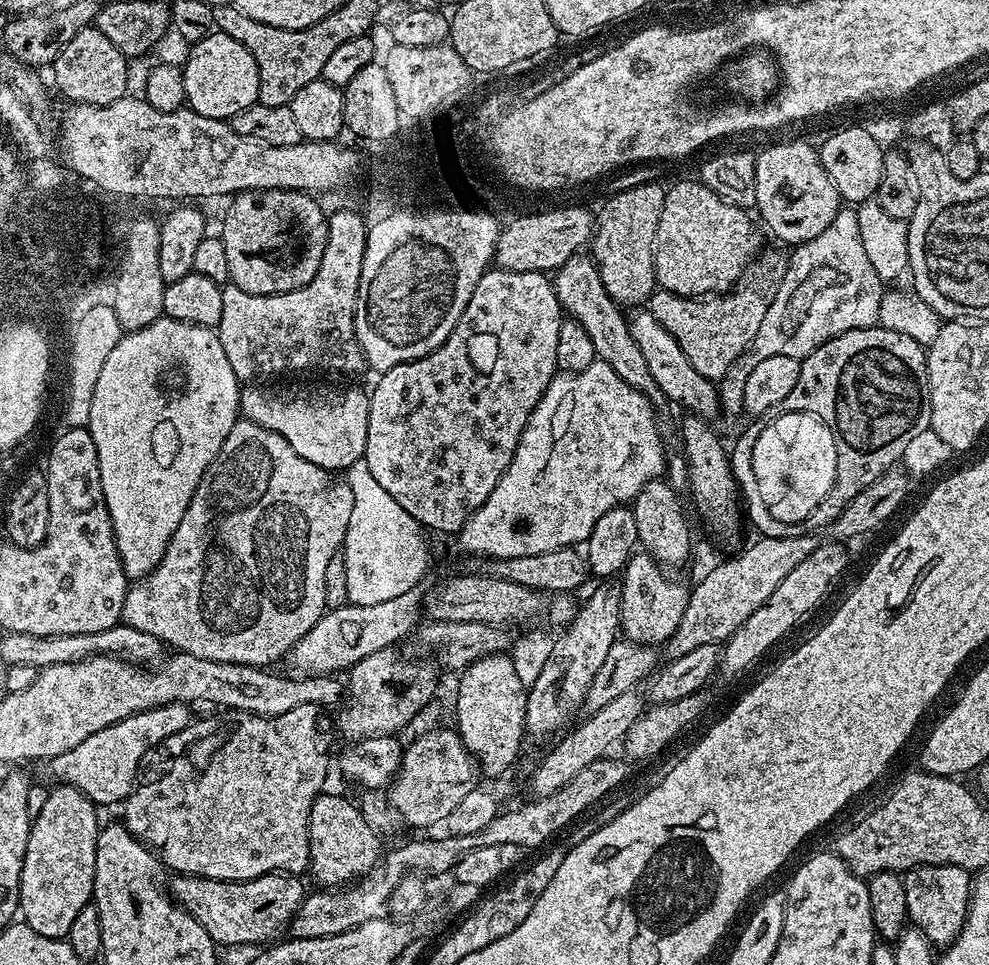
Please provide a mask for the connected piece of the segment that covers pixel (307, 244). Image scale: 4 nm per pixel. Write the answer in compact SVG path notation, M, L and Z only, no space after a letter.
M259 188L253 192L235 193L230 200L232 205L224 216L224 225L218 229L220 241L226 246L228 280L243 292L263 296L282 294L306 286L310 278L318 274L328 237L328 216L316 200L319 199L315 195L289 188Z

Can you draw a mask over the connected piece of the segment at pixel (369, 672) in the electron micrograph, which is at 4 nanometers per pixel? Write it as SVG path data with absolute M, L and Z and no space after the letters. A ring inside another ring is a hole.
M393 646L383 648L366 658L362 658L353 668L346 672L346 699L339 705L334 716L334 728L345 737L345 741L362 740L366 736L390 736L399 733L399 728L404 728L428 703L436 692L436 672L438 668L431 659L407 660L400 656L401 649Z

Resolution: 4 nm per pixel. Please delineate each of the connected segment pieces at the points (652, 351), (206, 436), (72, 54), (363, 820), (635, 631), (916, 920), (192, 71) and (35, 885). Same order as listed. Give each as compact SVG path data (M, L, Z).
M636 310L631 313L628 322L628 332L638 342L638 350L642 350L642 355L646 358L646 366L650 369L650 378L658 382L662 390L665 401L681 404L691 415L712 418L720 412L720 393L717 385L711 380L707 380L694 366L690 366L690 361L686 359L686 354L682 354L682 346L674 342L674 337L670 335L670 330L666 330L654 318L654 314L647 310Z
M161 318L150 322L150 326L142 330L124 332L118 346L110 350L110 355L106 357L106 362L98 374L98 382L94 385L94 398L90 402L90 418L86 427L94 438L94 446L98 450L102 494L110 510L110 522L114 526L118 554L129 581L135 582L143 576L150 575L158 566L158 562L162 562L162 554L166 554L166 546L170 546L170 538L174 530L178 530L178 522L182 522L182 514L186 514L186 506L190 506L190 498L194 498L194 490L198 490L198 482L202 482L202 474L208 469L210 462L214 462L218 450L222 450L222 442L226 442L226 434L230 434L230 430L240 416L241 391L242 382L234 374L234 370L230 370L226 350L222 350L219 335L211 328L187 324L181 320Z
M89 26L78 30L78 34L74 34L74 38L70 38L66 46L62 46L62 50L50 65L50 71L61 94L68 98L67 101L106 107L129 95L128 64L129 57L124 56L122 50L118 50L118 46L114 46L114 42L110 42L106 34L102 34L102 30Z
M328 795L317 796L310 810L308 867L317 885L347 886L376 867L382 856L380 840L361 809L360 813L344 796Z
M633 554L629 557L618 580L620 630L623 639L633 640L635 644L663 646L672 637L674 630L678 630L678 622L682 622L682 610L686 610L690 588L687 583L679 584L667 574L669 573L652 556Z
M952 864L917 865L903 873L908 919L933 946L947 946L956 941L966 922L973 877L962 866Z
M214 30L187 51L188 57L182 63L184 99L192 111L228 122L234 114L246 110L246 106L257 103L258 66L242 42L234 42L225 32Z
M56 784L38 816L32 818L32 829L26 842L26 854L20 879L20 911L23 923L30 925L46 938L67 937L74 918L90 903L94 886L94 858L96 857L97 805L82 790L69 784Z

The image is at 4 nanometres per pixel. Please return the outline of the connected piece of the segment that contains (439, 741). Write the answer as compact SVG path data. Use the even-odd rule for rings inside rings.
M440 728L420 735L404 748L403 760L386 795L395 812L408 824L426 828L445 823L463 796L479 785L480 770L455 729Z

